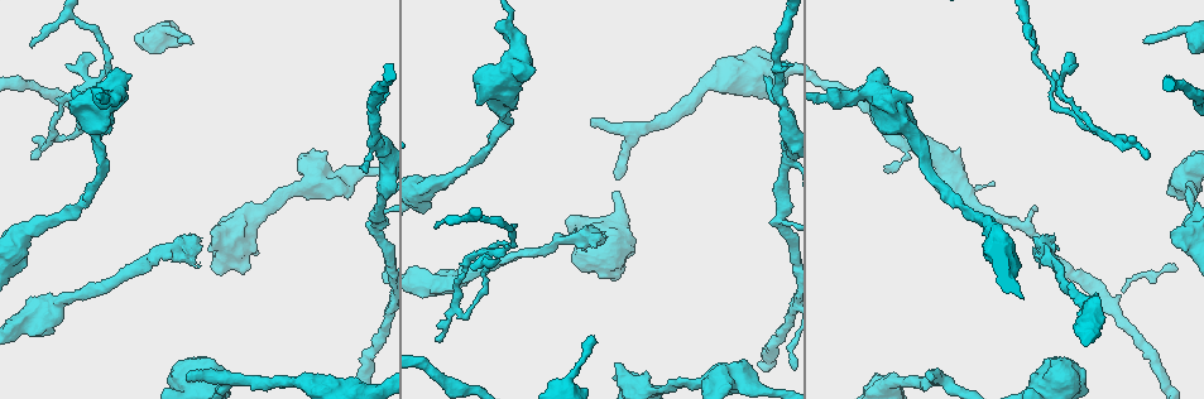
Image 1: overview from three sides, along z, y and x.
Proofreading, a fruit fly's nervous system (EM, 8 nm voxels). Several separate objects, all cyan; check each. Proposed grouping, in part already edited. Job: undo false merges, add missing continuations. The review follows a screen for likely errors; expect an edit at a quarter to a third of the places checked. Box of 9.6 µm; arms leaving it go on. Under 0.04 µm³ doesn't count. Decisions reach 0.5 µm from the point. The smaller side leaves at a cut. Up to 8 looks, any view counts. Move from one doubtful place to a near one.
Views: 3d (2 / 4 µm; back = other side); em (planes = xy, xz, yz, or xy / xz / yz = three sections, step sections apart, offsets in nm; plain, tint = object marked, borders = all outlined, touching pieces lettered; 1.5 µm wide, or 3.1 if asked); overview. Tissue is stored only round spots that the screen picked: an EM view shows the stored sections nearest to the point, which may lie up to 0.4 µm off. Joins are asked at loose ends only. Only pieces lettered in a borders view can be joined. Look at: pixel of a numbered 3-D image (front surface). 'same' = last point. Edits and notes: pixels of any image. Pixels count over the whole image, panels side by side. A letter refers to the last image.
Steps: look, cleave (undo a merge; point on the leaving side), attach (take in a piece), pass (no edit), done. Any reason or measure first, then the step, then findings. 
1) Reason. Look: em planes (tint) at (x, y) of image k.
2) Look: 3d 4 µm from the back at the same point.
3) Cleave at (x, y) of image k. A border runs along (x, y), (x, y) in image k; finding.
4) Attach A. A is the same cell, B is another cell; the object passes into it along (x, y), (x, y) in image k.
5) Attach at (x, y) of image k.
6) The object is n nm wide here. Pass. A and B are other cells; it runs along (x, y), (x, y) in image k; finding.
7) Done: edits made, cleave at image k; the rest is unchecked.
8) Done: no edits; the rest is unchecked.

Long arm stops here. Look: 3d 4 µm from the back at (1146, 42) of image 1.

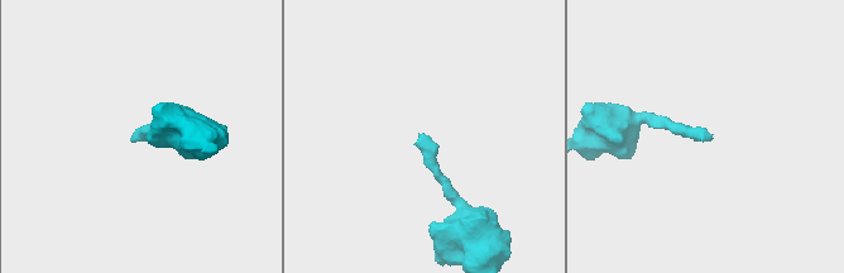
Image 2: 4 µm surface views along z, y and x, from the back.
Now the EM. Look: em planes (borders) at (134, 139) of image 2.

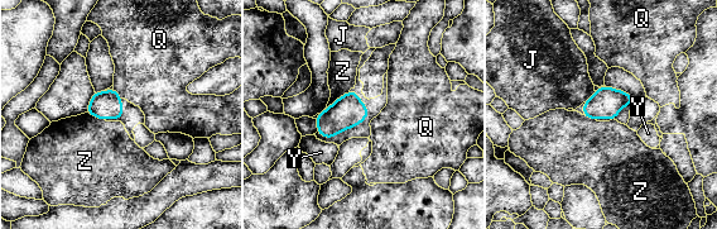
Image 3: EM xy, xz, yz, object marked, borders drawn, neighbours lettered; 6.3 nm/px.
The longest contact is with Z, 220 nm. Pass. J, Q, Y and Z are other cells; a border runs along (349, 91), (336, 99), (323, 111) in image 3; none of them fits.

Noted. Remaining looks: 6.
Thin end. Look: em xz step 4 (tint) at (32, 157) of image 1.

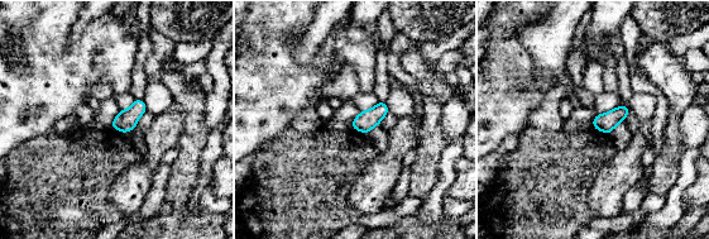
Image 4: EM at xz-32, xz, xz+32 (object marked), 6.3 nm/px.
Look: em planes (borders) at the same point.

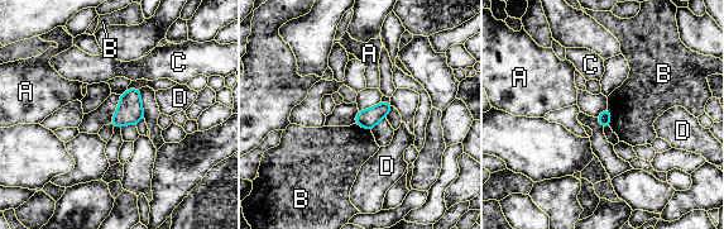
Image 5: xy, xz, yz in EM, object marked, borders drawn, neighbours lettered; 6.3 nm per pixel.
Pass. A, B, C and D are other cells; a border runs along (608, 106), (609, 125) in image 5; none of them fits.

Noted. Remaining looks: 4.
Free end. Look: 3d 4 µm at (784, 64) of image 1.

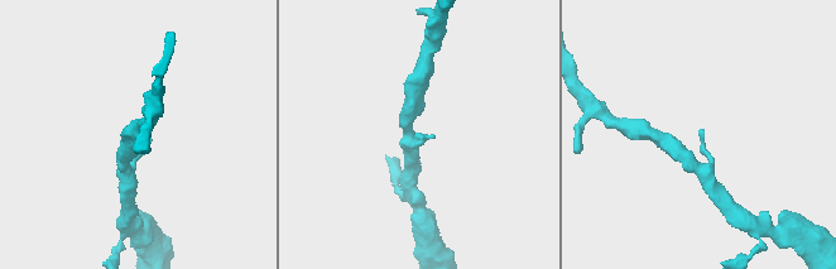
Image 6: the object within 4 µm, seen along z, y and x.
Need the tissue. Look: em xy step 8 (borders) at (418, 133) of image 6.

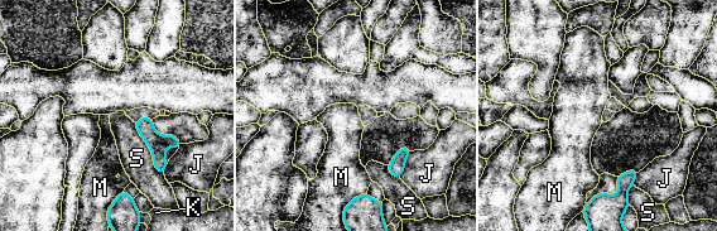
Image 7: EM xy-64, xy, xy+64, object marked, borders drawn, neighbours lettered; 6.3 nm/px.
Look: em planes (borders) at the same point.

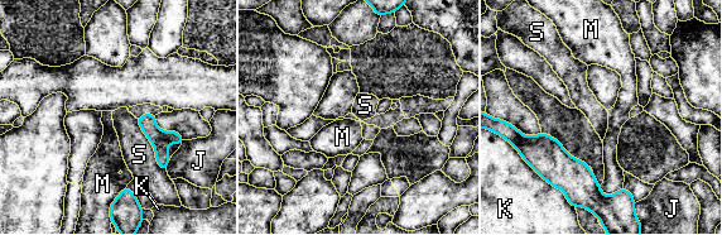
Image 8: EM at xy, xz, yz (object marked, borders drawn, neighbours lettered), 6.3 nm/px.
The longest contact is with S, 380 nm. Pass. J, K, M and S are other cells; a border runs along (136, 119), (165, 169) in image 8; no lettered piece goes on from it.

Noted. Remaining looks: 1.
Done: no edits; the rest is unchecked.

